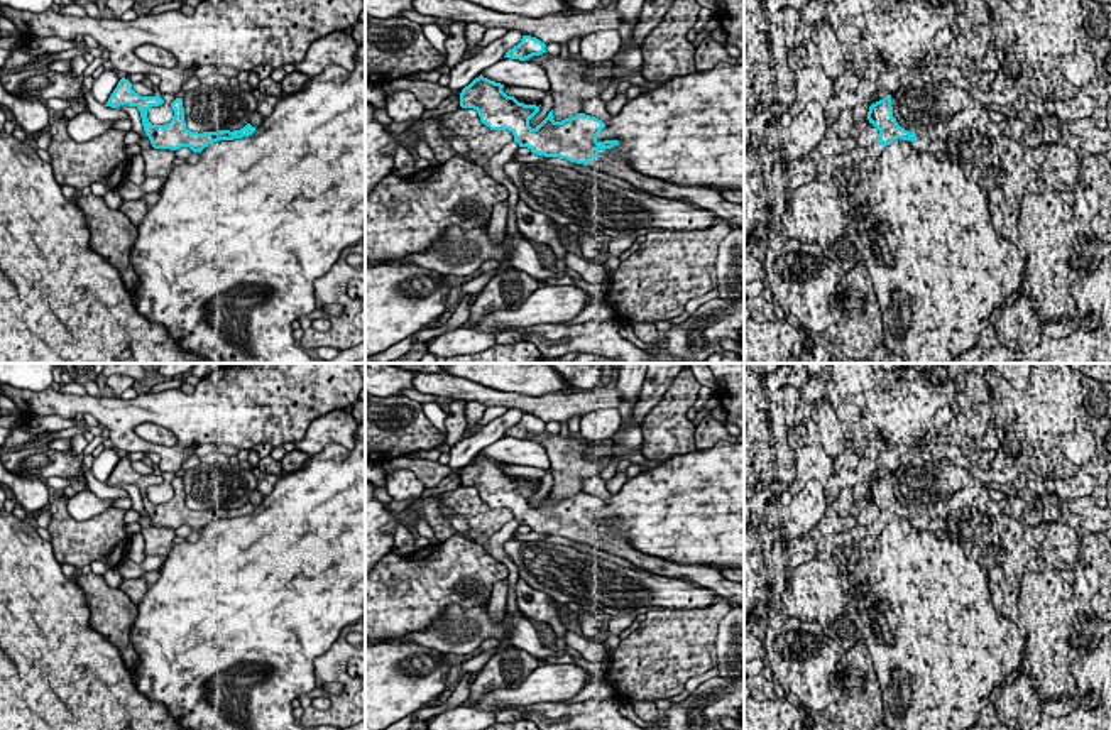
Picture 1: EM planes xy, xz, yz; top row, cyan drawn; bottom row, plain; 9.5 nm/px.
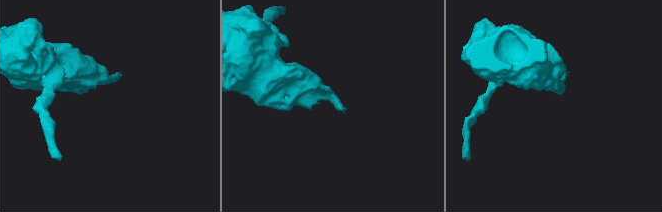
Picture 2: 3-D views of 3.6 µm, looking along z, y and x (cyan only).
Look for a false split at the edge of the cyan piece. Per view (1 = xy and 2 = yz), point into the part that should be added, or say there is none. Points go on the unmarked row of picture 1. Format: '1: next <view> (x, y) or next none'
1: next none
2: next yz (922, 521)

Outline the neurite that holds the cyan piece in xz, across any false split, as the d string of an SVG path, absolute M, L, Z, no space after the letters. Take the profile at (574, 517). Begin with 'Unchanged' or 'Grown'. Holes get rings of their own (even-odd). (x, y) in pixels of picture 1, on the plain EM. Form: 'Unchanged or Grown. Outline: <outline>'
Grown. Outline: M480 453L462 468L460 485L473 487L480 500L490 509L509 509L514 520L519 526L528 526L533 532L588 544L597 551L624 558L648 573L698 583L703 588L712 588L732 605L744 608L744 585L724 578L722 571L712 566L680 564L644 554L626 537L614 534L610 527L619 519L597 519L605 507L602 498L577 492L555 500L551 488L536 507L531 507L529 498L539 490L539 485L519 482L514 475L507 475L502 466L504 463Z

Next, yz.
Grown. Outline: M886 473L883 478L873 482L867 490L867 498L879 509L878 520L884 526L893 519L901 517L908 519L917 529L927 531L932 517L910 512L903 505L898 504L893 495L891 473Z

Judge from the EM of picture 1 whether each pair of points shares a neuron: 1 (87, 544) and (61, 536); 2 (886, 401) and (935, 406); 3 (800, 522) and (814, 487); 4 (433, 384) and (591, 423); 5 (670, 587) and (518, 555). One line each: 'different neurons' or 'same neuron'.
1: same neuron
2: same neuron
3: same neuron
4: different neurons
5: same neuron

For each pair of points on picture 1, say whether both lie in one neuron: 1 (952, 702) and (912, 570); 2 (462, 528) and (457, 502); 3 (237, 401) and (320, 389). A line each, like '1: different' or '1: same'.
1: same
2: different
3: same

